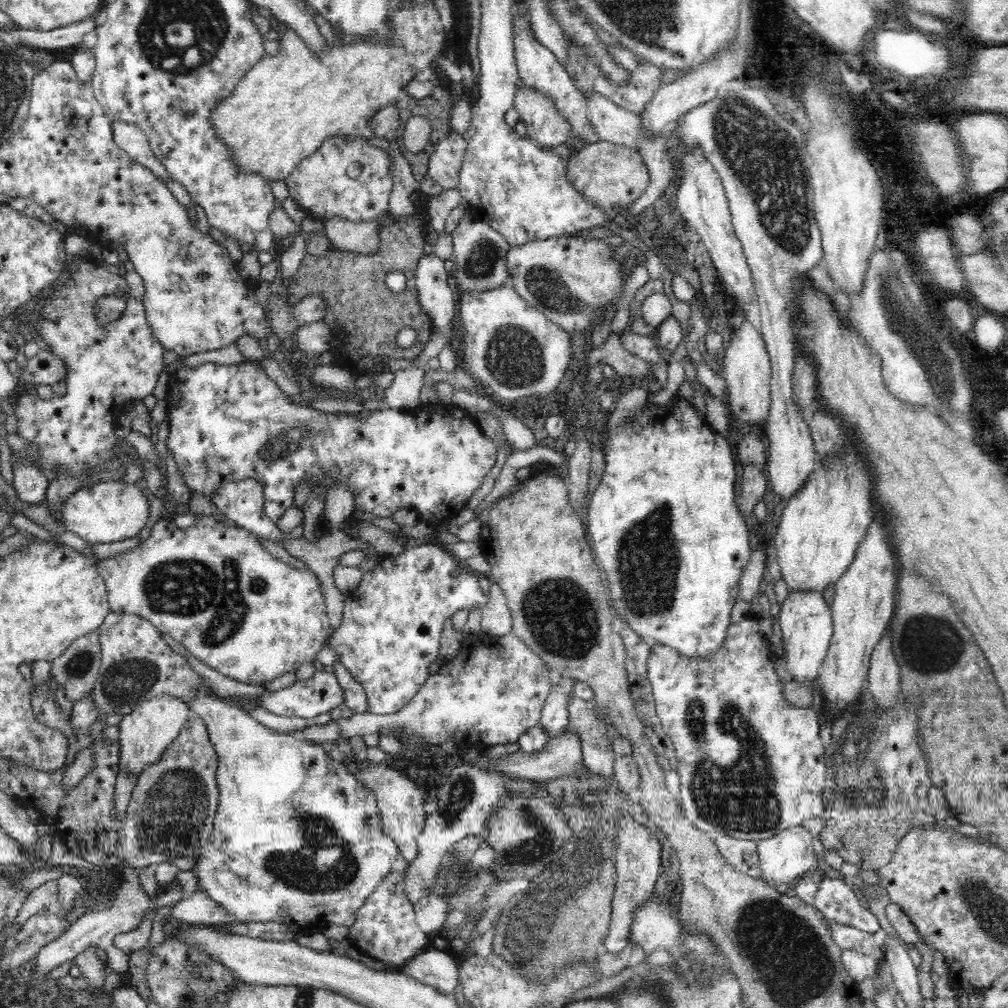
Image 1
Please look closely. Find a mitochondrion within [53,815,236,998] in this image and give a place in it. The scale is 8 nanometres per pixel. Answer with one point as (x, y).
(192, 964)

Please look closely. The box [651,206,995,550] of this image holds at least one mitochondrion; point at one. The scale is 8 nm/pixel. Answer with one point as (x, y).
(912, 325)

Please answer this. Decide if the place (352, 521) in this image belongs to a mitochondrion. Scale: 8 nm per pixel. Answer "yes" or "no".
no

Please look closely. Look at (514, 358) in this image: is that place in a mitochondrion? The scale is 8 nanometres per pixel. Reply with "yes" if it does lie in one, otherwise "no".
yes

